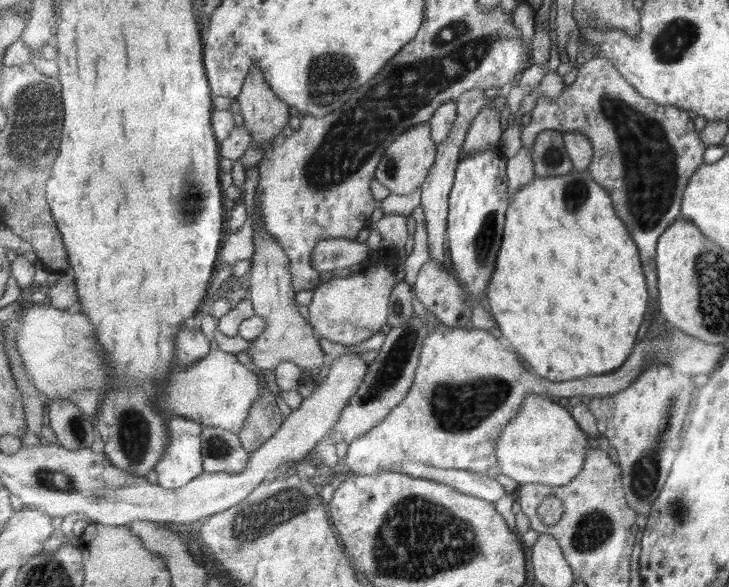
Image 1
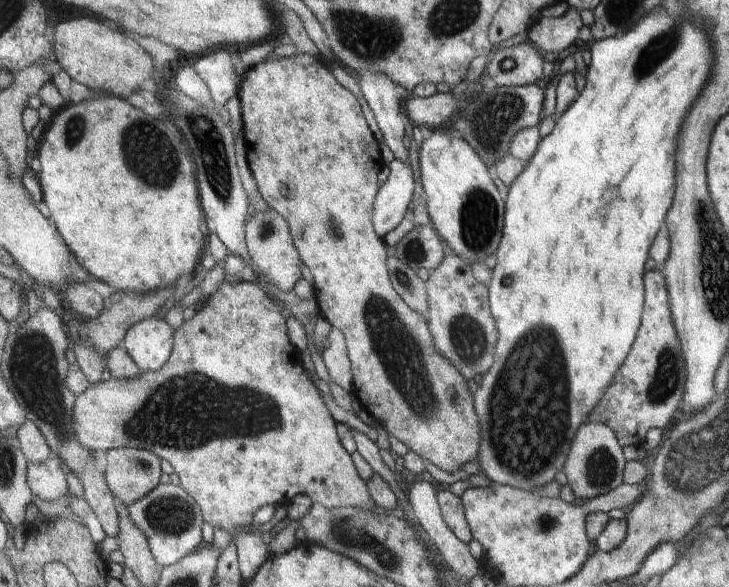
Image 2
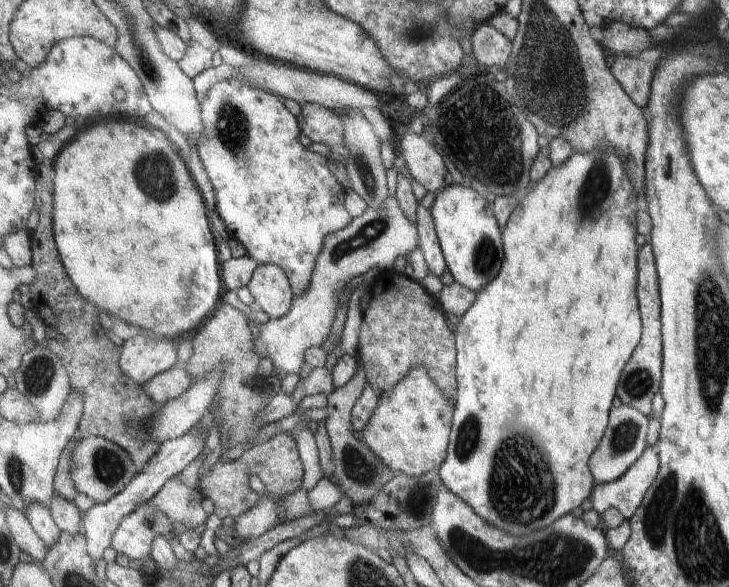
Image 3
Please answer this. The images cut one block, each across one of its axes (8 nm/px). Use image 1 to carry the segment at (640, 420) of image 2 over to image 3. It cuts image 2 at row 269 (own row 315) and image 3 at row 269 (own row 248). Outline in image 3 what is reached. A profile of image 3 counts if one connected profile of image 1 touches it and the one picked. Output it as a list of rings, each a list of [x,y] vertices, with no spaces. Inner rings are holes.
[[[650,243],[639,248],[639,312],[643,312],[643,344],[639,352],[631,356],[631,364],[626,364],[619,380],[617,401],[639,410],[645,417],[651,416],[651,398],[661,392],[661,298],[658,292],[658,276],[654,266],[654,254]]]

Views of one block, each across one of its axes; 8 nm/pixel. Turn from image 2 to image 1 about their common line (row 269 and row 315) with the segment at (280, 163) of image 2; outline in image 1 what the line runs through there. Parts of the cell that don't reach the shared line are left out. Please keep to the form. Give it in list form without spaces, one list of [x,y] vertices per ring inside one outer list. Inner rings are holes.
[[[395,254],[381,257],[375,264],[364,267],[358,273],[347,277],[332,277],[314,290],[313,301],[308,306],[309,322],[316,334],[332,343],[343,346],[361,344],[367,338],[387,330],[389,316],[389,297],[397,283],[401,282],[395,274]]]

